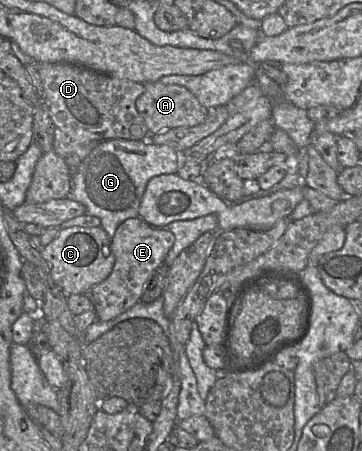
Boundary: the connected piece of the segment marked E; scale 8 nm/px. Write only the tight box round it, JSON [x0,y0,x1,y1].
[88,217,175,322]

